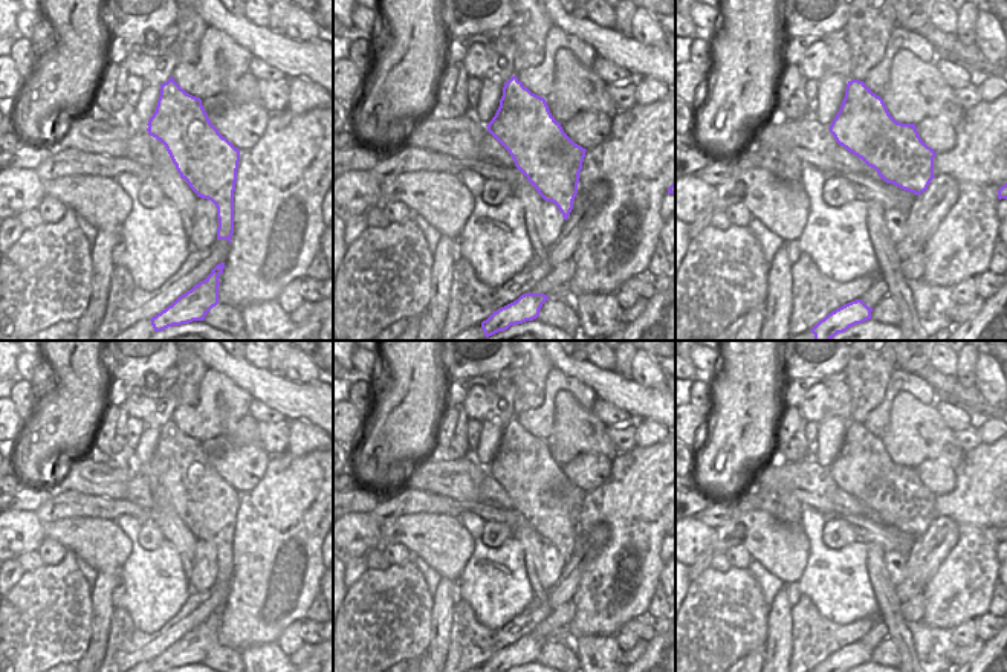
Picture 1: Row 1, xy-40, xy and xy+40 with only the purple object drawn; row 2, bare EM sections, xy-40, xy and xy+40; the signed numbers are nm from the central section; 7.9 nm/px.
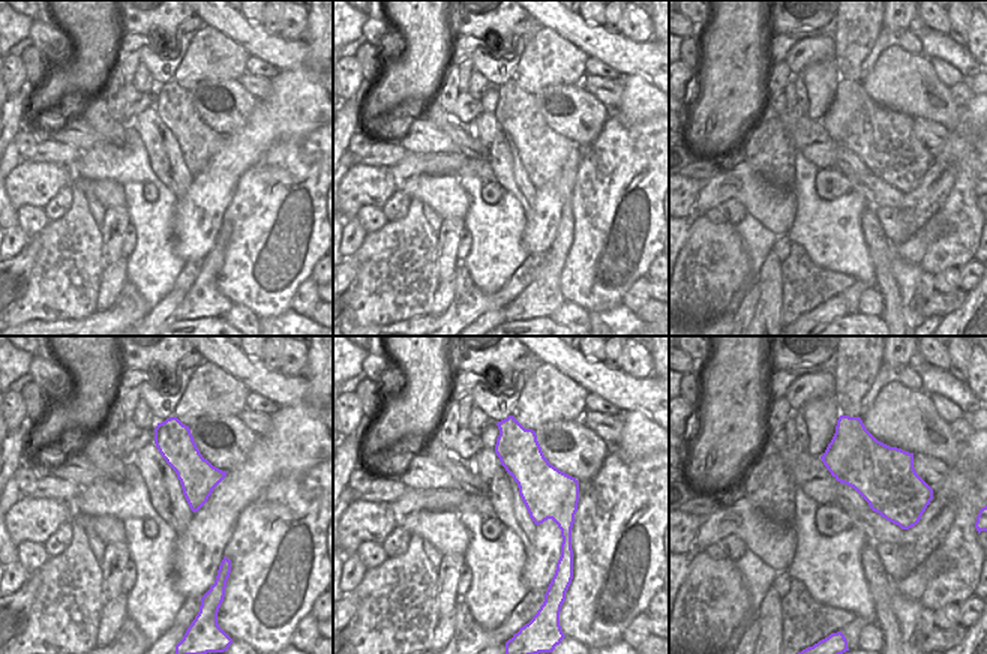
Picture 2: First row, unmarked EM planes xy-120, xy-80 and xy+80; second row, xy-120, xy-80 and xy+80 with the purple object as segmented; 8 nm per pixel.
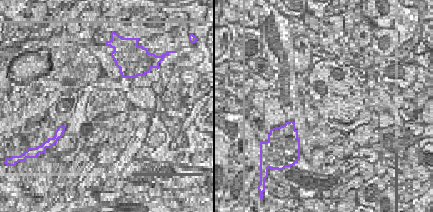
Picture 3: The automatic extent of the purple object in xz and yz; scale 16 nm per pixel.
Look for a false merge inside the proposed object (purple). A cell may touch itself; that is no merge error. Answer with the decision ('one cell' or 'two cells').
two cells

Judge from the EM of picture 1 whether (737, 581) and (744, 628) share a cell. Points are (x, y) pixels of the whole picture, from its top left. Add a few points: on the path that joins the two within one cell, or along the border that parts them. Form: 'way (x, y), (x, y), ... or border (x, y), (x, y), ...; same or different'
way (737, 593), (737, 616); same

